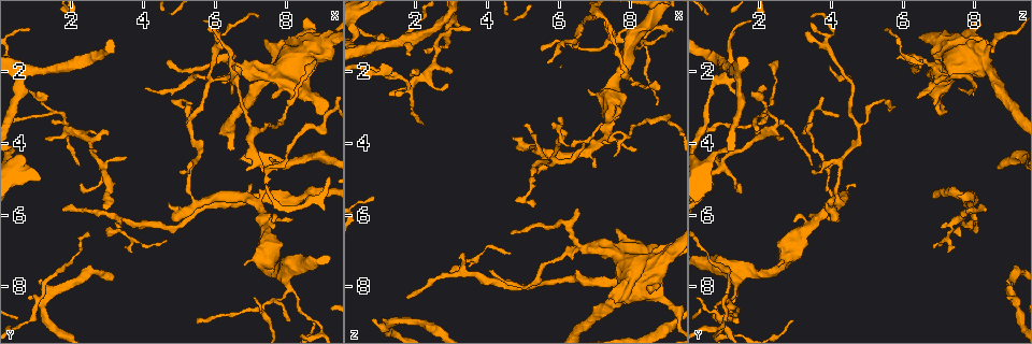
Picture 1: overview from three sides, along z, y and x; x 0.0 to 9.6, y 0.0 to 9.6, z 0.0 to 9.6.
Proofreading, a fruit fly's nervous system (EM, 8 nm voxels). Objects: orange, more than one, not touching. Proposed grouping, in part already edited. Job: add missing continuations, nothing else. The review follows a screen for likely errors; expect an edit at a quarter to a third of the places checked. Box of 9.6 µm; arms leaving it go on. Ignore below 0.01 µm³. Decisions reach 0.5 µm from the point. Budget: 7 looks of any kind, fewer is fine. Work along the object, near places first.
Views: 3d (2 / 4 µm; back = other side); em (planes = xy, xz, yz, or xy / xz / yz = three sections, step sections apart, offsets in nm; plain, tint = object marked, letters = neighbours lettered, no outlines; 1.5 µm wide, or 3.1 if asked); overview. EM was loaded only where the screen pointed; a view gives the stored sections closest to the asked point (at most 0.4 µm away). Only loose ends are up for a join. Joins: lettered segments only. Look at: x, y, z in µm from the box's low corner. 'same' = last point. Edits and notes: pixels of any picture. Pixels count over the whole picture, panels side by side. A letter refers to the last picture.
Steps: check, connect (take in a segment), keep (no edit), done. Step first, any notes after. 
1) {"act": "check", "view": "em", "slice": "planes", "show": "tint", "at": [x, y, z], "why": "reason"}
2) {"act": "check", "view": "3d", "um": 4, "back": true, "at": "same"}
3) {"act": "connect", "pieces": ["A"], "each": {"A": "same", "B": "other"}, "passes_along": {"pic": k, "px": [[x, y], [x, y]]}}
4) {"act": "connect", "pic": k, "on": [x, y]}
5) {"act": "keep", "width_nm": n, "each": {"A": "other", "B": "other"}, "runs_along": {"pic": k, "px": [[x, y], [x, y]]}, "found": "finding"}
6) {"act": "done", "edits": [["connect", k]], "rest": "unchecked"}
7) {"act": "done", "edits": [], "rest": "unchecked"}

{"act": "check", "view": "3d", "um": 2, "at": [4.65, 1.70, 6.50], "why": "thin end"}

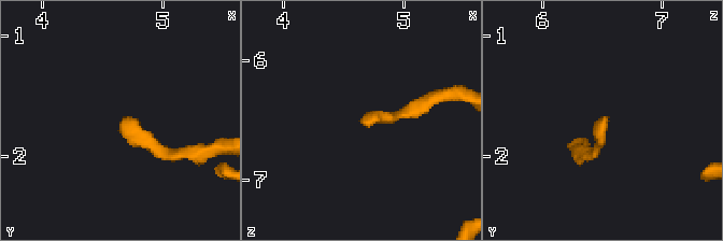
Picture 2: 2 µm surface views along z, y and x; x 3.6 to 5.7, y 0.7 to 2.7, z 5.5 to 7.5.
{"act": "check", "view": "em", "slice": "yz", "step": 8, "show": "tint", "at": [4.62, 1.74, 6.50]}

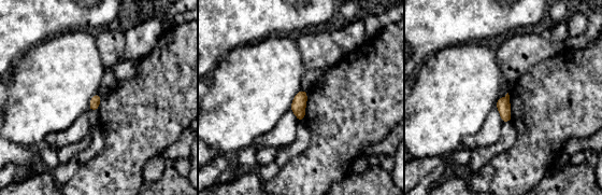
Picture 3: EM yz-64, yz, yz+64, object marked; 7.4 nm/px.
{"act": "check", "view": "em", "slice": "xy", "step": 8, "show": "letters", "at": "same", "why": "cut it another way"}

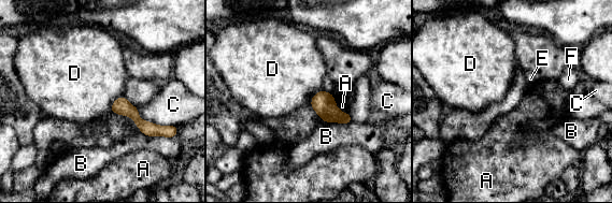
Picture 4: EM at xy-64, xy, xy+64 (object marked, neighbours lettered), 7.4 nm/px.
{"act": "keep", "width_nm": 120, "each": {"A": "other", "B": "other", "C": "other", "D": "other", "E": "other", "F": "other"}, "runs_along": {"pic": 4, "px": [[114, 105], [128, 110], [157, 132]]}, "found": "none of them fits"}

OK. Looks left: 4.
{"act": "check", "view": "3d", "um": 4, "at": [7.40, 1.05, 8.25], "why": "free end"}

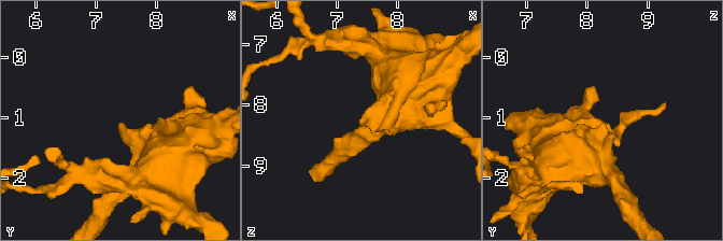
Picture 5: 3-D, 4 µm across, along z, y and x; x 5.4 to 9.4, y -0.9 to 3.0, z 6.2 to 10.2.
{"act": "check", "view": "em", "slice": "planes", "show": "tint", "at": [7.45, 1.05, 8.25]}

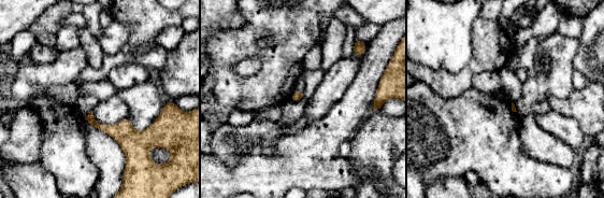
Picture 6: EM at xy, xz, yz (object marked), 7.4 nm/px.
{"act": "check", "view": "em", "slice": "planes", "show": "letters", "at": "same", "why": "see the neighbours"}

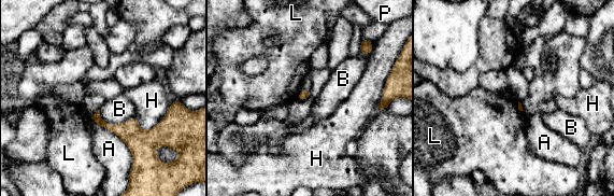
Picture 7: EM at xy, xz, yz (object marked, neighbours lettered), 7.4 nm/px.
{"act": "keep", "each": {"A": "other", "B": "other", "H": "other", "L": "other", "P": "other"}, "found": "none of them fits"}

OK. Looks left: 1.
{"act": "check", "view": "em", "slice": "planes", "show": "letters", "at": [8.75, 8.95, 2.95], "why": "tapers out"}

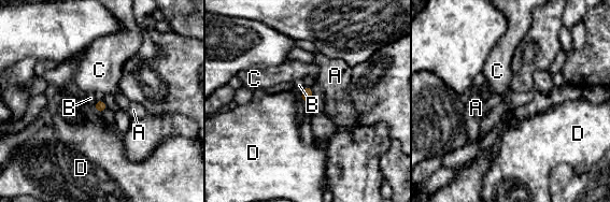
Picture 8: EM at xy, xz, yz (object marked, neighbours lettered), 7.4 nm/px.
{"act": "keep", "each": {"A": "other", "B": "other", "C": "other", "D": "other"}, "found": "no lettered segment goes on from it"}

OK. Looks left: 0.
{"act": "done", "edits": [], "rest": "unchecked"}

